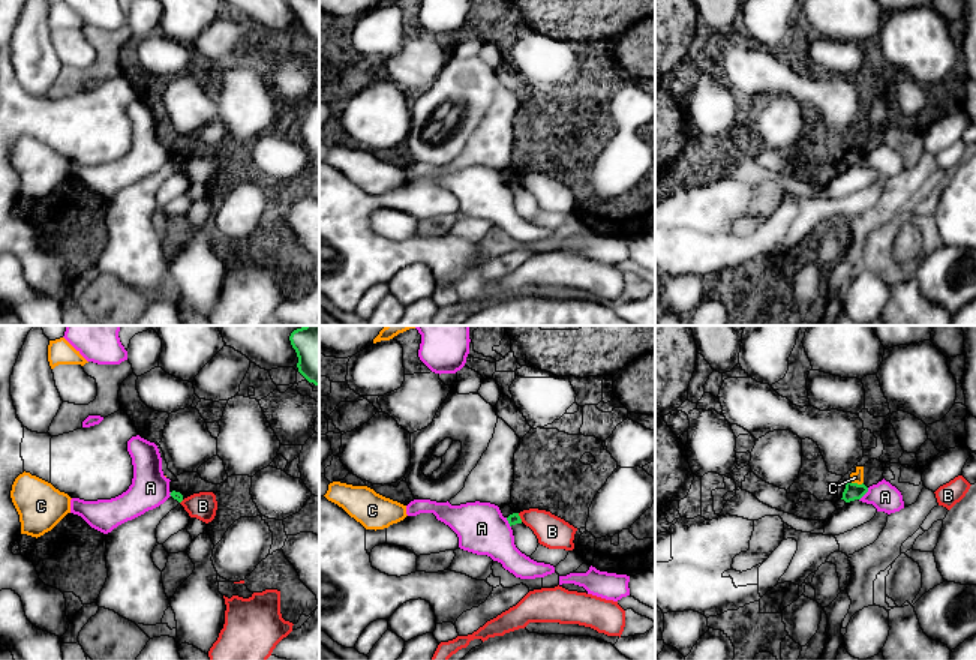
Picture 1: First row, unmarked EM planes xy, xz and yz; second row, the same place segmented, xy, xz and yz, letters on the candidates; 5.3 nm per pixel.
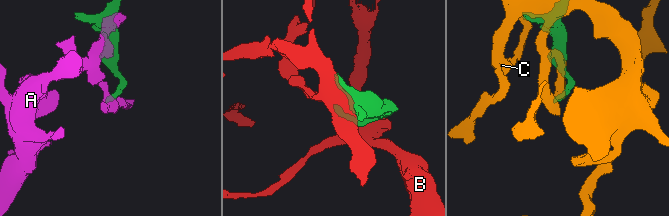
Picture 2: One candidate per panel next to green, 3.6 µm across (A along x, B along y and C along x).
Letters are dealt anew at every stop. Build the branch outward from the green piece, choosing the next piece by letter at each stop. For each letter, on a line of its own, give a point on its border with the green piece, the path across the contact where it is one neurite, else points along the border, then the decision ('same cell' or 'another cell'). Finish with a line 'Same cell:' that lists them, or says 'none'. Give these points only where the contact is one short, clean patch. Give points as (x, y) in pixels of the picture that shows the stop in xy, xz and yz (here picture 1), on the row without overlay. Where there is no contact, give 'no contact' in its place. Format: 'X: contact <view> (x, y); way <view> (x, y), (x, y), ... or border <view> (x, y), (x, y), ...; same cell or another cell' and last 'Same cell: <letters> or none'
A: contact yz (865, 156); border yz (868, 152), (859, 164); another cell
B: contact xz (519, 182); another cell
C: contact yz (855, 147); border yz (847, 144), (862, 147); another cell
Same cell: none

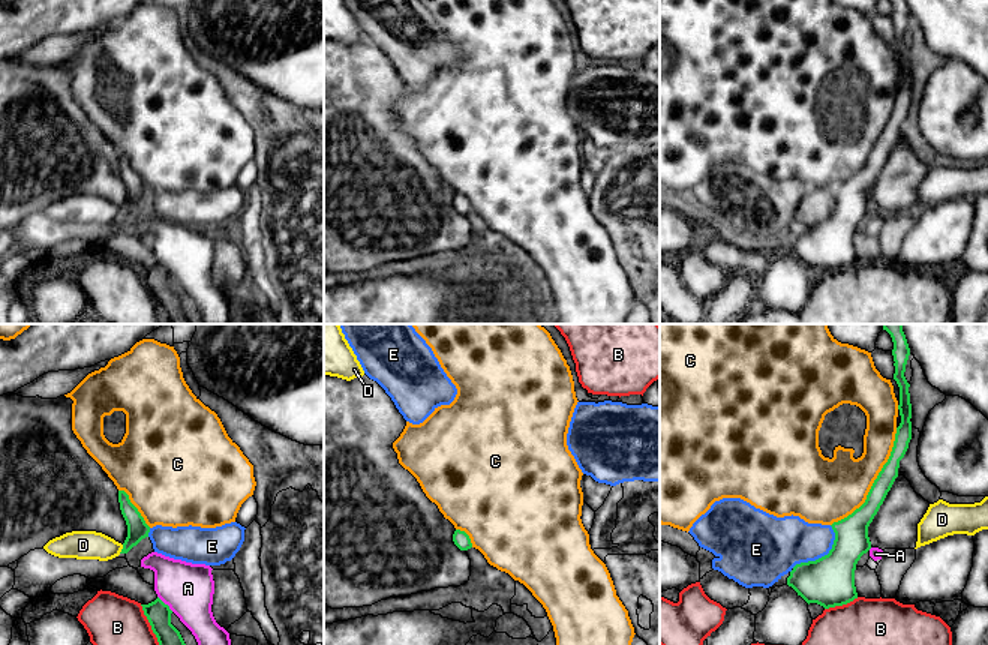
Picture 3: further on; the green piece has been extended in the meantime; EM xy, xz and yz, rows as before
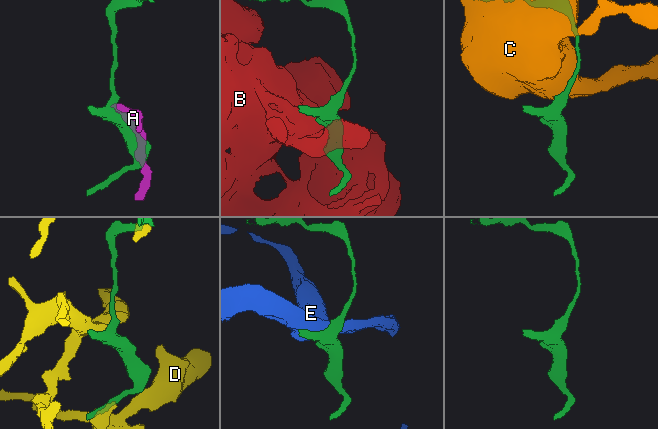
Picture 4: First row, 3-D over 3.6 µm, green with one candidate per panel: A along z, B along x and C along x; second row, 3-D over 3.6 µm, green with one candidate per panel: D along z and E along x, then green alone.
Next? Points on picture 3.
A: contact xy (164, 267); another cell
B: contact xy (153, 296); another cell
C: contact yz (874, 146); another cell
D: contact xy (122, 213); another cell
E: contact yz (825, 219); another cell
Same cell: none

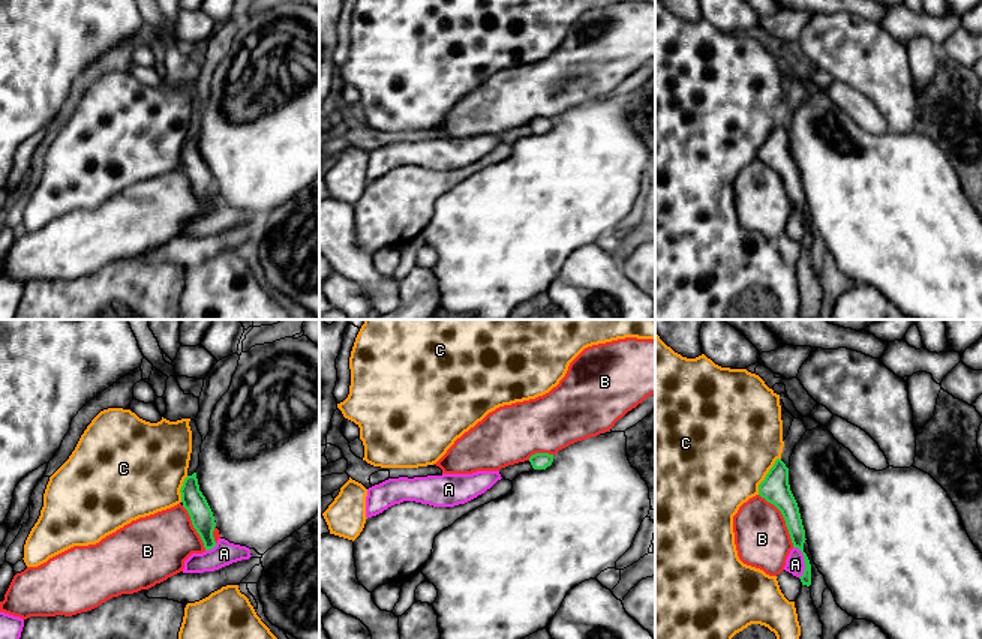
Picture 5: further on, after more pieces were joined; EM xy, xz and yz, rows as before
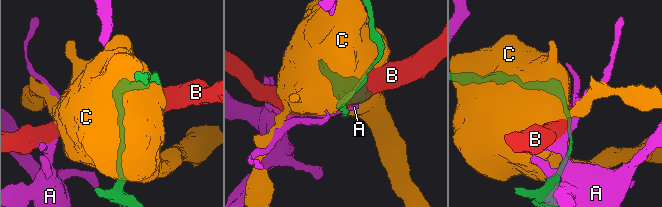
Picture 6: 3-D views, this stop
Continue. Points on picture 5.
A: contact yz (804, 225); border yz (793, 210), (801, 216), (804, 227), (804, 237), (799, 242); another cell
B: contact yz (784, 183); another cell
C: contact yz (766, 140); another cell
Same cell: none

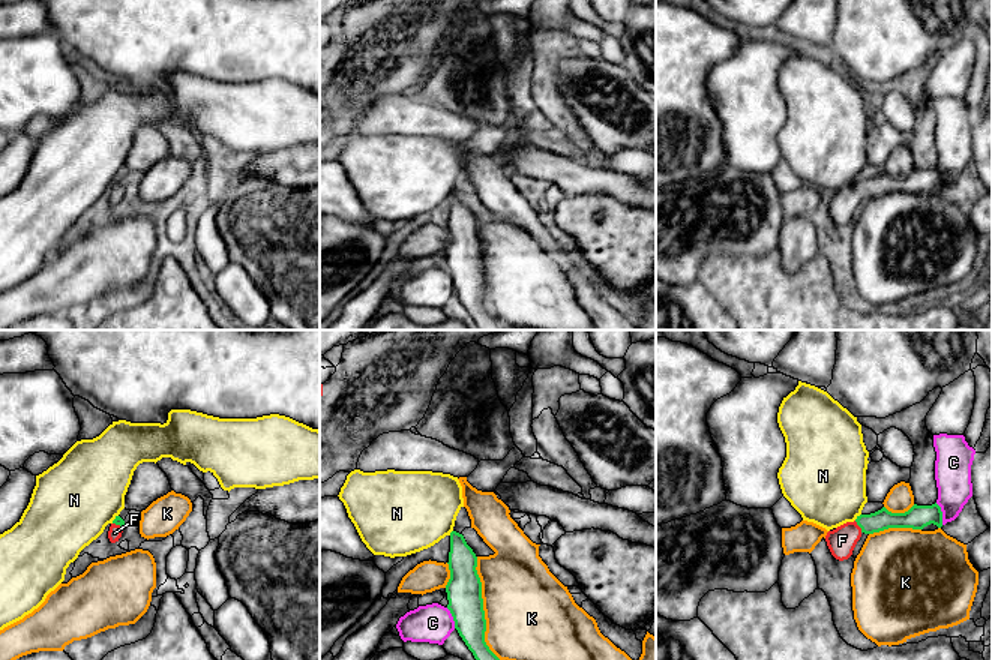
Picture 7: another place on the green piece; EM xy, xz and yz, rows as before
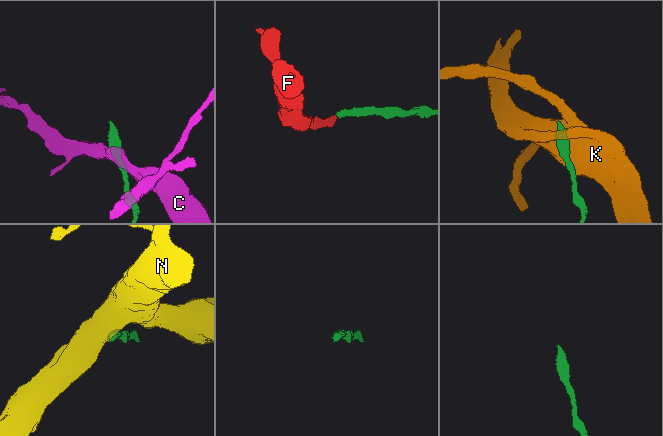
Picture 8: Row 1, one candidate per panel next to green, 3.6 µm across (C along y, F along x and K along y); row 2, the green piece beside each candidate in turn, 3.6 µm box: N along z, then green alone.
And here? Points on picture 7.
C: contact yz (941, 177); border yz (935, 167), (940, 171), (943, 188); another cell
F: contact yz (859, 189); way yz (883, 183), (859, 189), (842, 204); same cell
K: contact xz (482, 273); another cell
N: contact yz (857, 180); border yz (860, 177), (854, 183); another cell
Same cell: F

